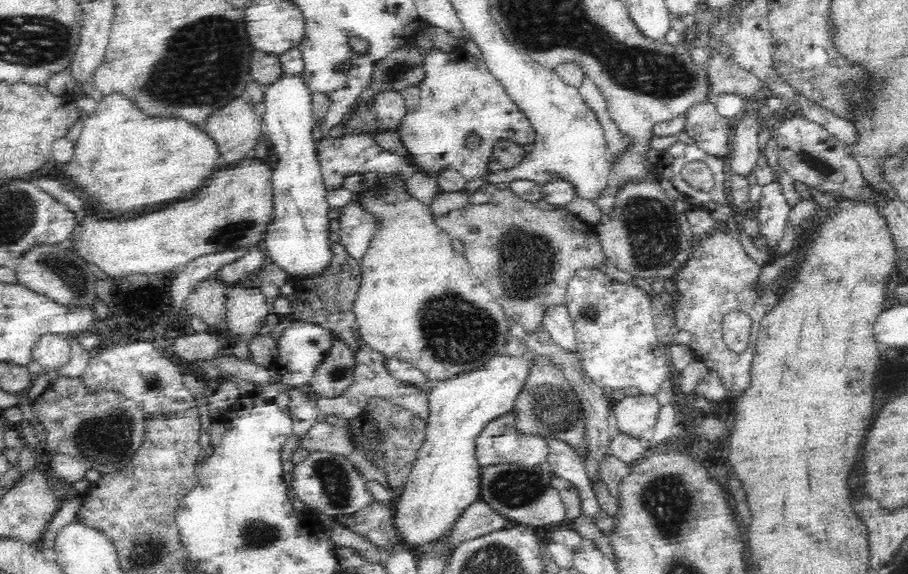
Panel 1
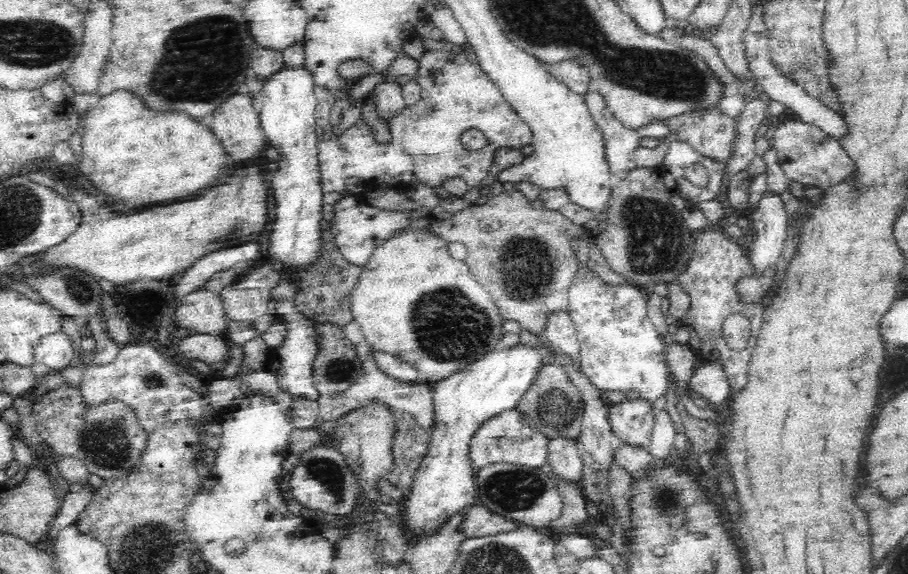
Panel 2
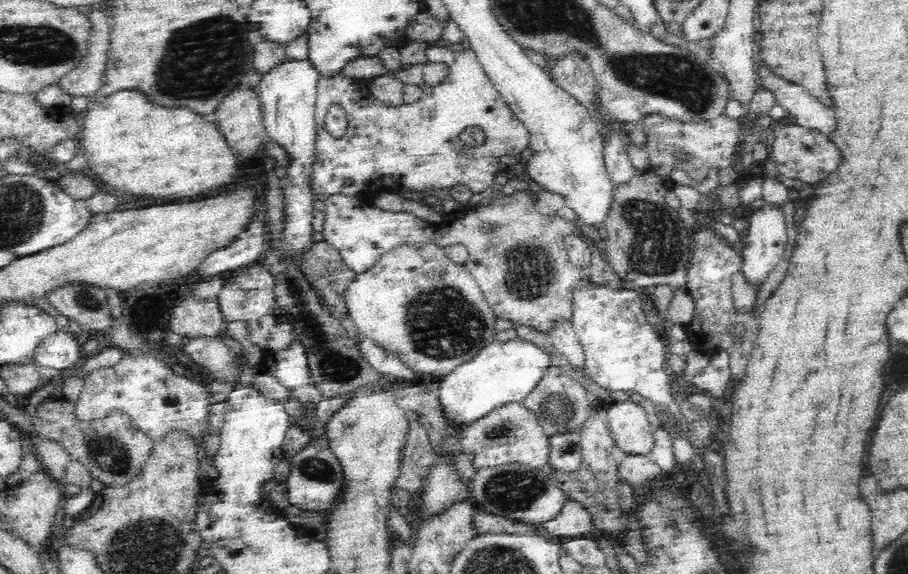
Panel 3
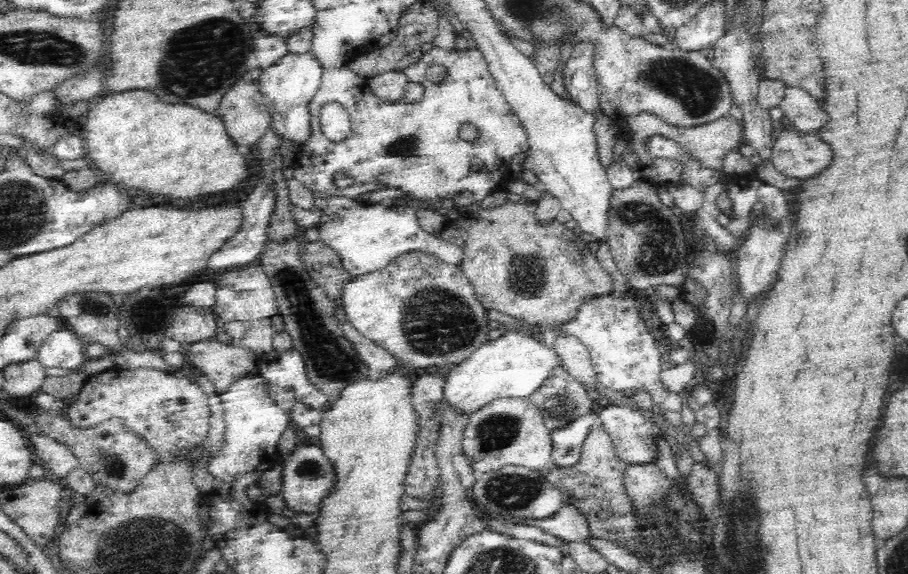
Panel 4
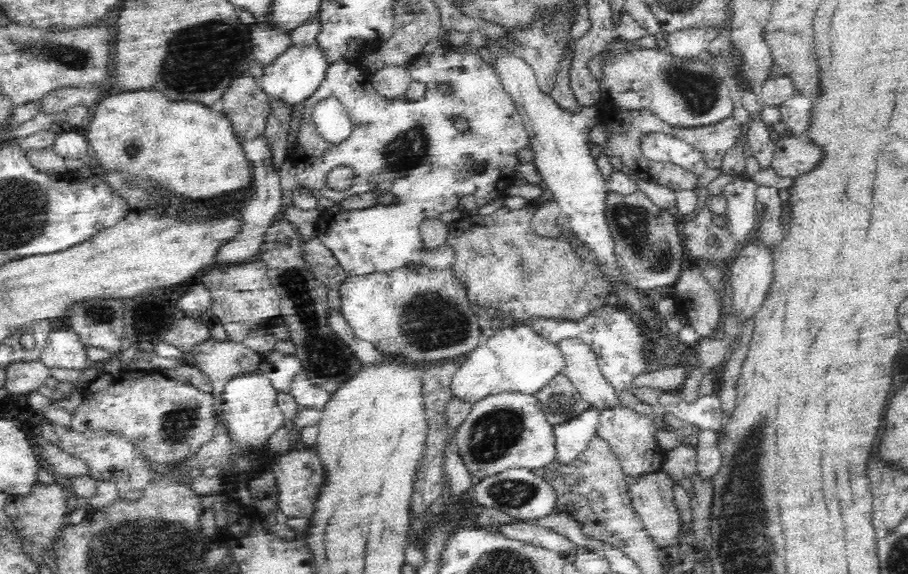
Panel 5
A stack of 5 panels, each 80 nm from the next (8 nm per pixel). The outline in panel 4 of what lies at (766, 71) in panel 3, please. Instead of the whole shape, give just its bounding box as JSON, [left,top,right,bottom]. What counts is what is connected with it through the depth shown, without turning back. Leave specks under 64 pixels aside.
[779,85,830,133]

